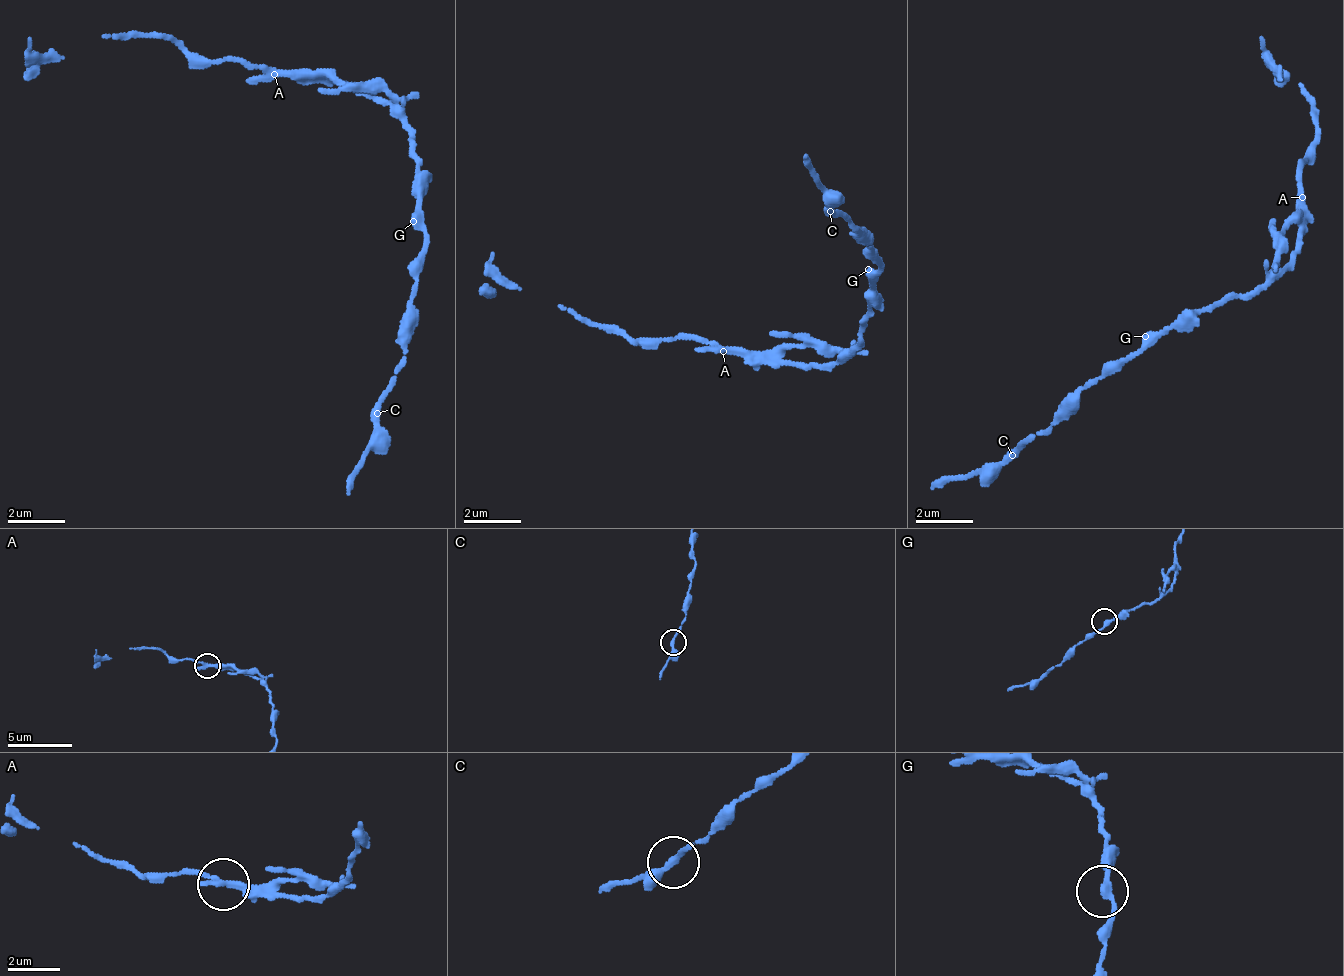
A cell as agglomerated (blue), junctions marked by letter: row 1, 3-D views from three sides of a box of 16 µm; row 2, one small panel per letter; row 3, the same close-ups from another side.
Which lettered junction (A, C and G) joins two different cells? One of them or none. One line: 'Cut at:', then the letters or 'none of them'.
Cut at: A

